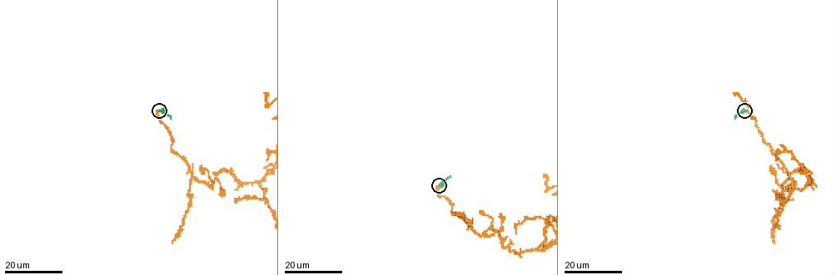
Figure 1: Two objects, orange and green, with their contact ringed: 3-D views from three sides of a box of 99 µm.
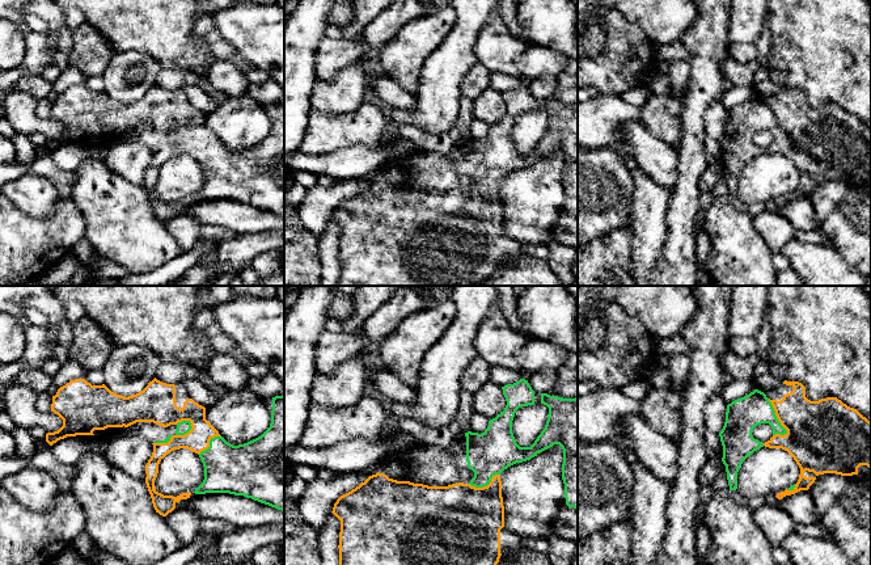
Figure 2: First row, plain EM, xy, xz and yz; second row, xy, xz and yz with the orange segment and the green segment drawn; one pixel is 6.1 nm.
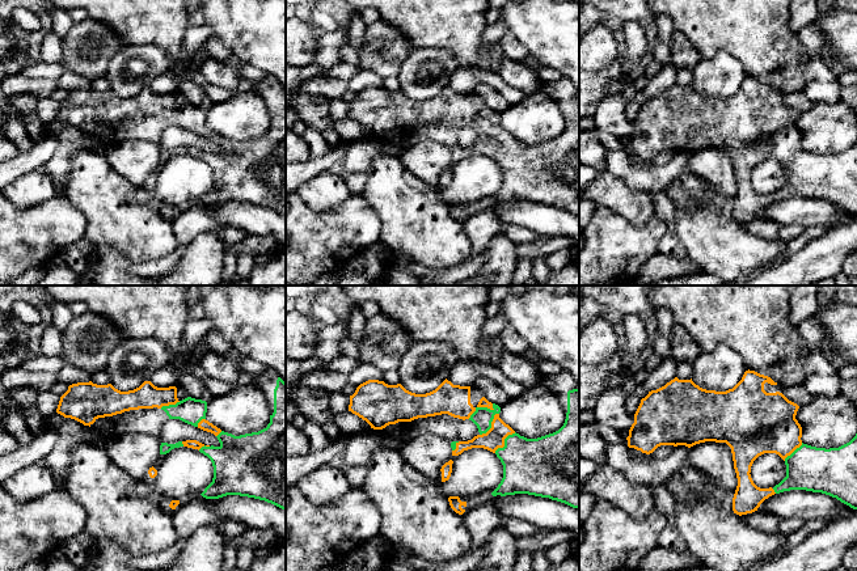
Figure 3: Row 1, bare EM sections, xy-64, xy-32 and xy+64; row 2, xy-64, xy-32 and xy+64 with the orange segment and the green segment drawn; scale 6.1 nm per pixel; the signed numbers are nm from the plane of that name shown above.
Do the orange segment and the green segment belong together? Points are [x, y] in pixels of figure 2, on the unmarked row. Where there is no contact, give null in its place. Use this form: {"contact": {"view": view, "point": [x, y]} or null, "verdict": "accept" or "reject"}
{"contact": {"view": "yz", "point": [777, 123]}, "verdict": "accept"}

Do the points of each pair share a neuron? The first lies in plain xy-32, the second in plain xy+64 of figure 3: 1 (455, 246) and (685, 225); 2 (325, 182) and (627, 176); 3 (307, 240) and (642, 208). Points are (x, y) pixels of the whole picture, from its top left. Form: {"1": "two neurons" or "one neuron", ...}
{"1": "one neuron", "2": "two neurons", "3": "two neurons"}

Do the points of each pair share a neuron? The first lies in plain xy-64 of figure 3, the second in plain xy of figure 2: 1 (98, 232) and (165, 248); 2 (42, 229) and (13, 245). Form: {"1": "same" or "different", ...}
{"1": "same", "2": "same"}

